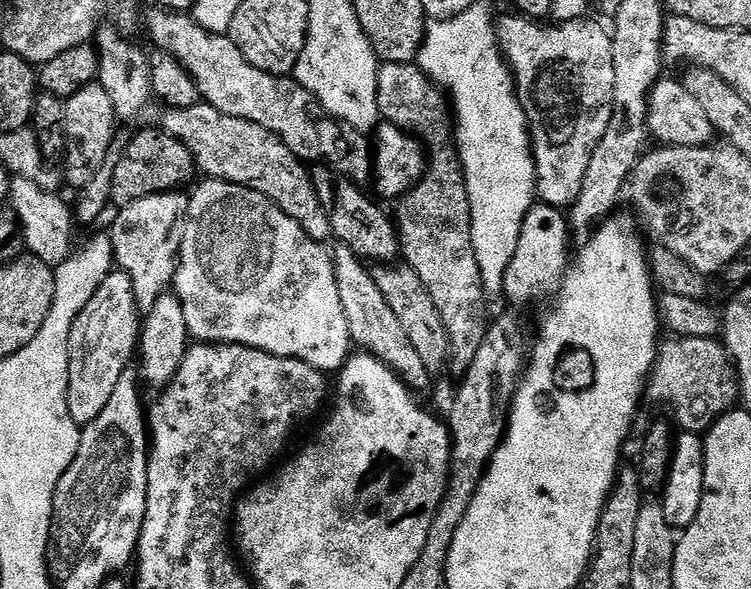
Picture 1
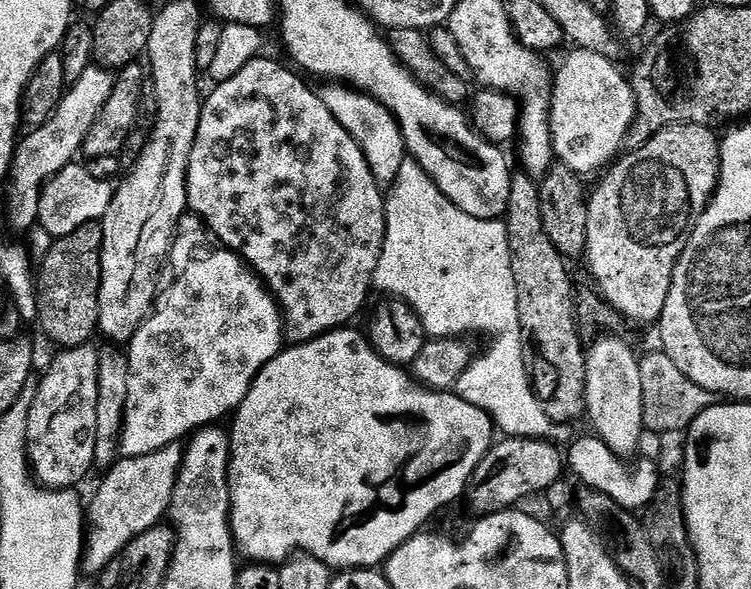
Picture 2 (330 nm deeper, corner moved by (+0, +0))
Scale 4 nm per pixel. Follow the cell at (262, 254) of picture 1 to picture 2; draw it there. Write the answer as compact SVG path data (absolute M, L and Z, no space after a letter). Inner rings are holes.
M186 214L180 219L172 242L170 268L171 264L176 275L172 285L157 295L152 313L126 344L129 389L119 441L121 457L154 454L154 450L162 450L201 428L215 425L223 416L231 417L246 398L257 374L286 344L276 297L237 252L217 243L199 216Z

